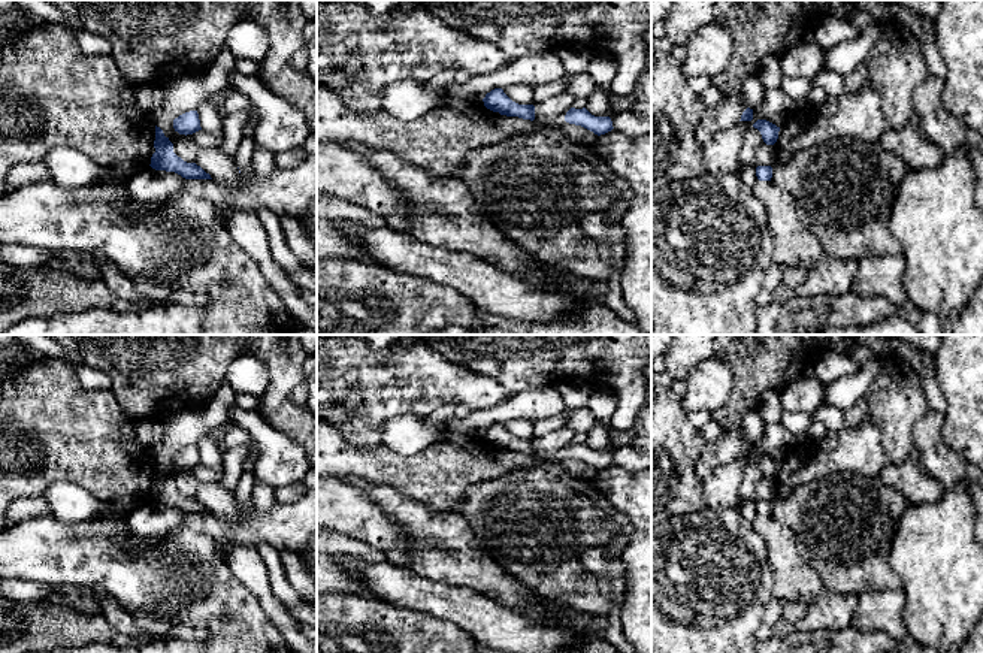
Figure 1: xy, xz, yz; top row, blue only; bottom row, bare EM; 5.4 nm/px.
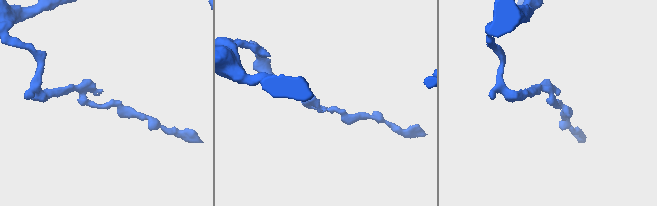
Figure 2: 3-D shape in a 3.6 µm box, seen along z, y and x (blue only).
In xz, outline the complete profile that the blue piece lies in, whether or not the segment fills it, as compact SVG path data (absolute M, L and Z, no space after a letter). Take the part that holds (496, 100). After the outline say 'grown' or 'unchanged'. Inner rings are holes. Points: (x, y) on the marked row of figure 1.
M494 88L486 94L483 99L484 106L493 112L499 112L506 117L518 117L523 120L535 120L535 106L533 105L518 105L512 102L502 88Z; unchanged

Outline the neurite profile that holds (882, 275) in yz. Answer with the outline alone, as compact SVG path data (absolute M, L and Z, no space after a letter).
M899 256L865 257L858 261L852 291L860 297L881 296L896 308L908 300L902 285L905 259Z

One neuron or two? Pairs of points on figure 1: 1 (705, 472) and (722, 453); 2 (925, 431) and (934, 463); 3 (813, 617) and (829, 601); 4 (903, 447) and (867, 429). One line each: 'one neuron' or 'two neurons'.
1: one neuron
2: one neuron
3: one neuron
4: two neurons

